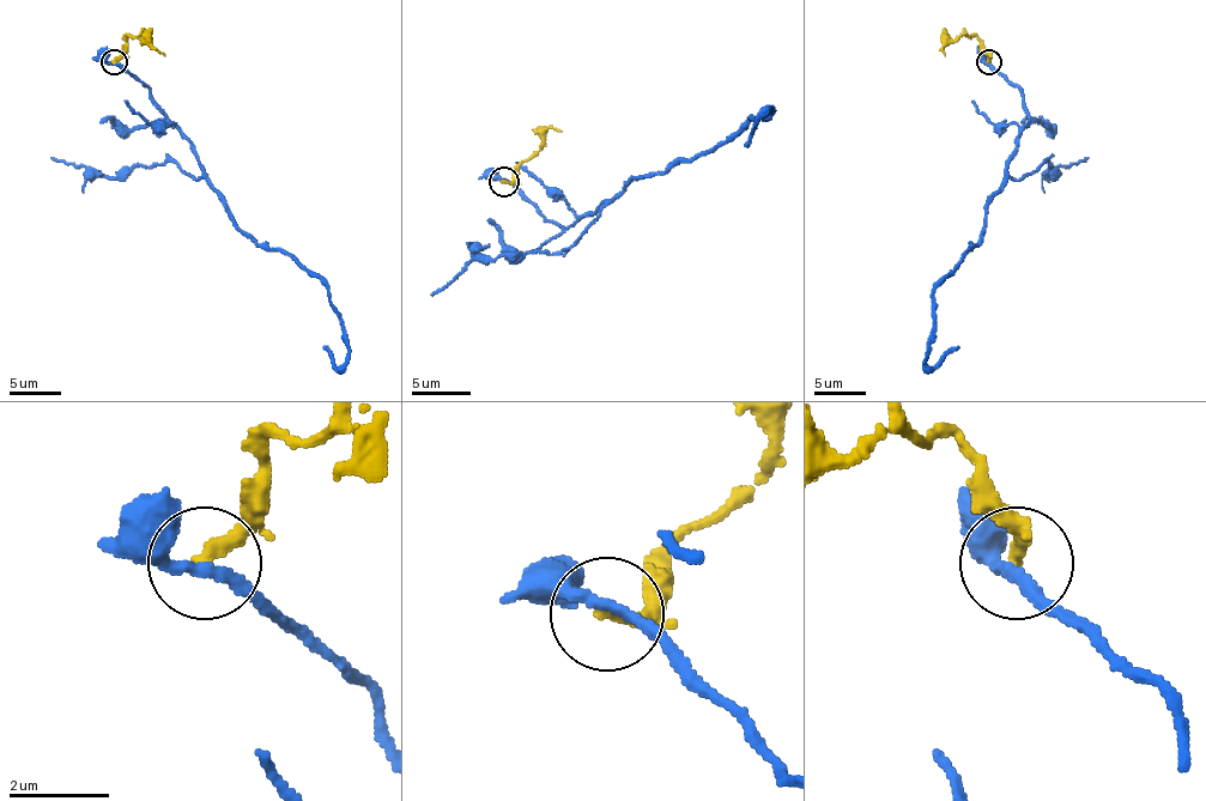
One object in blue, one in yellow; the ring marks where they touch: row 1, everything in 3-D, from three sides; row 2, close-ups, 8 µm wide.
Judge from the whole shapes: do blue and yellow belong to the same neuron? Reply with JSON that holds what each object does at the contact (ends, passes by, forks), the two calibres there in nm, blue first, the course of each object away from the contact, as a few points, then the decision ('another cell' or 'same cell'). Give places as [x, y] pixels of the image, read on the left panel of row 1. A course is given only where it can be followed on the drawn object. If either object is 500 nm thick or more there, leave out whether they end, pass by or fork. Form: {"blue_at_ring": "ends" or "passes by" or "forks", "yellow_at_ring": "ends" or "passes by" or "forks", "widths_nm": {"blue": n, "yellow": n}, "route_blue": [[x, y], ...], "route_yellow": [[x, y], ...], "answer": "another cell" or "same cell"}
{"blue_at_ring": "passes by", "yellow_at_ring": "ends", "widths_nm": {"blue": 240, "yellow": 300}, "route_blue": [[114, 62], [150, 91], [240, 228], [259, 243], [292, 254], [328, 290], [349, 359], [338, 368], [326, 346]], "route_yellow": [[114, 62], [126, 40], [141, 34], [165, 55]], "answer": "another cell"}

